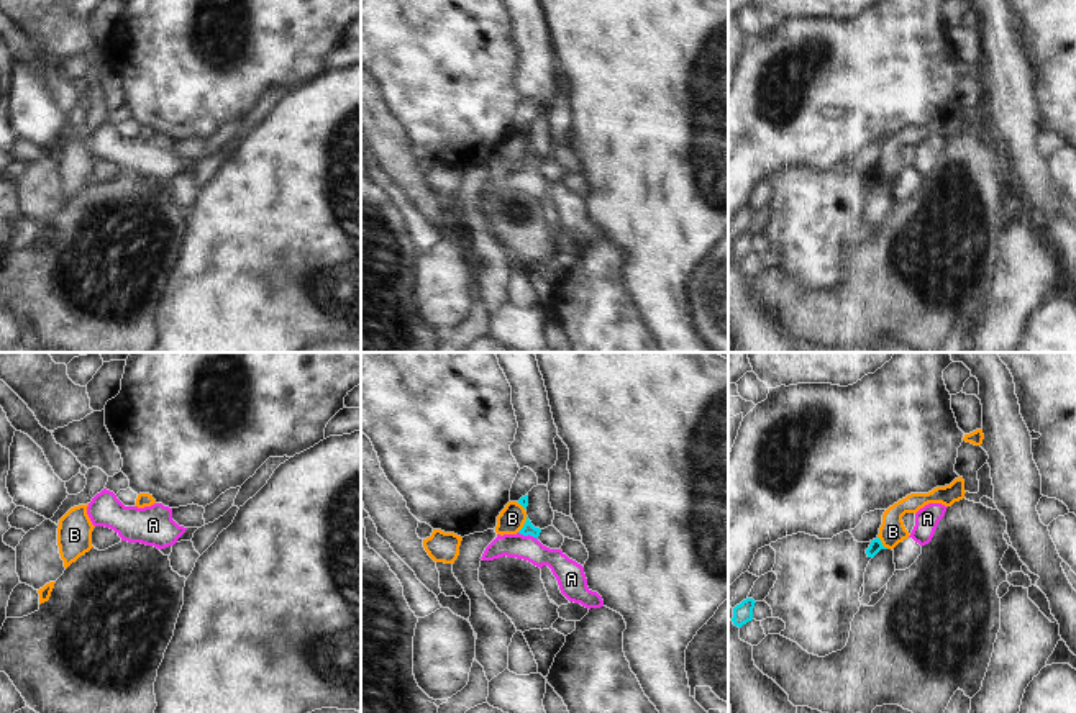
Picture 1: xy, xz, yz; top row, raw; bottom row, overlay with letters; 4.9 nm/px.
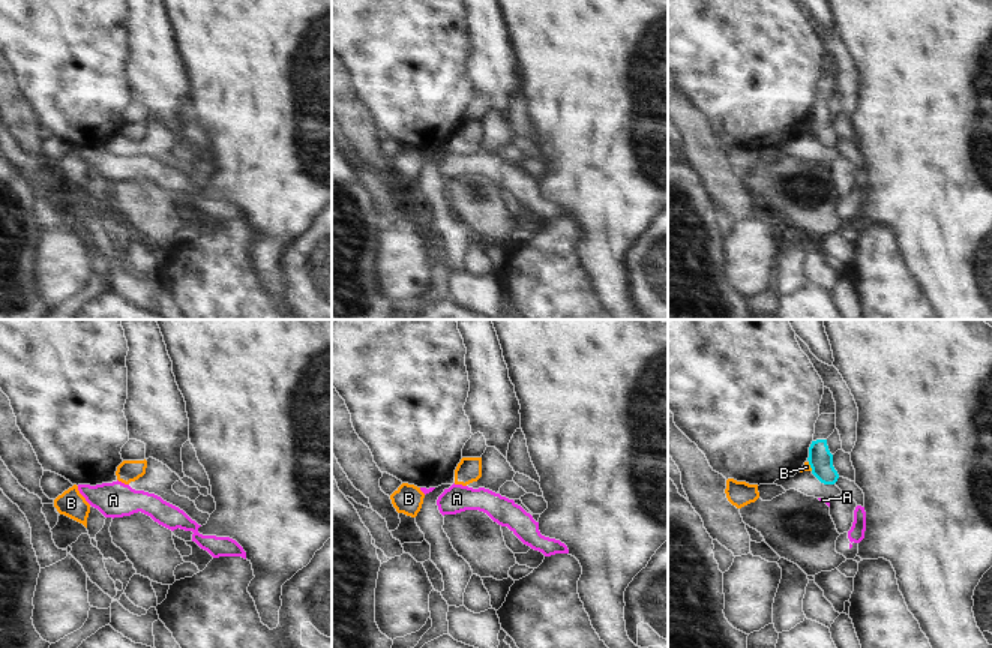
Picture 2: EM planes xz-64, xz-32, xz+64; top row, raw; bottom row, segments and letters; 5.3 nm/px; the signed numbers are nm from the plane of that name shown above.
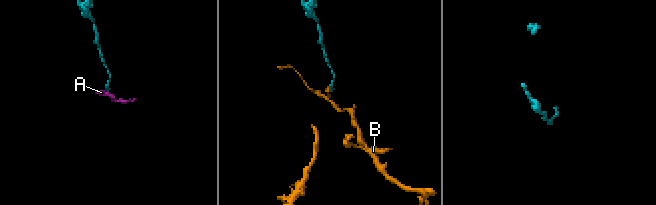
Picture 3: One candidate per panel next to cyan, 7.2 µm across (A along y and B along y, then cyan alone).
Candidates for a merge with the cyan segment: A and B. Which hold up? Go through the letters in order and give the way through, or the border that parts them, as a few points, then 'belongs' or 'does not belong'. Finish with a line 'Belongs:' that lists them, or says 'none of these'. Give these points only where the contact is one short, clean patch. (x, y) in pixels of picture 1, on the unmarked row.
A: way xz (528, 161), (528, 166), (527, 181); belongs
B: border xz (527, 149), (517, 164); does not belong
Belongs: A

